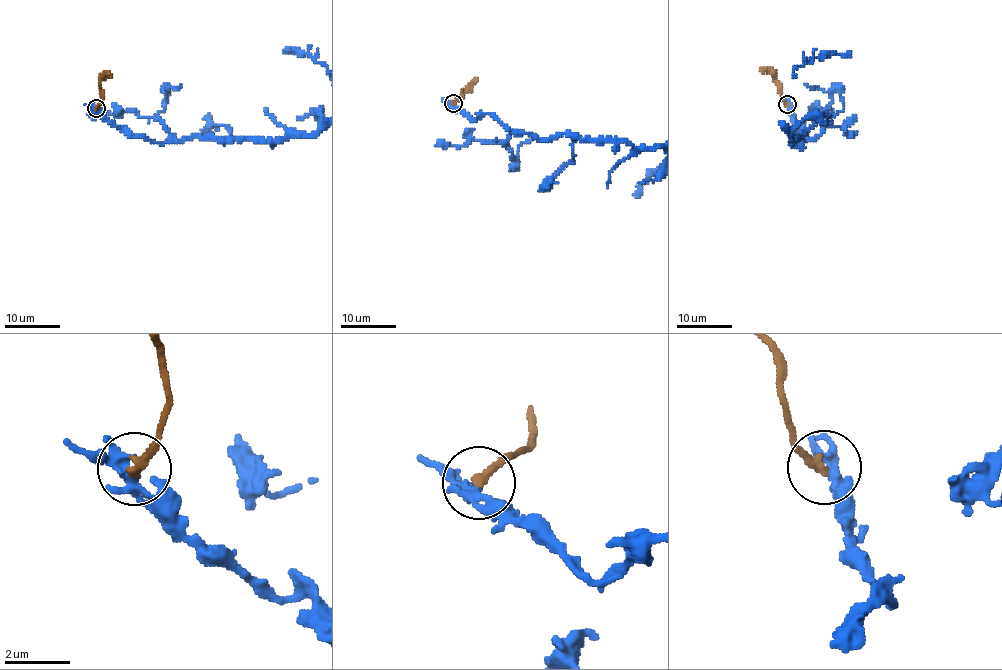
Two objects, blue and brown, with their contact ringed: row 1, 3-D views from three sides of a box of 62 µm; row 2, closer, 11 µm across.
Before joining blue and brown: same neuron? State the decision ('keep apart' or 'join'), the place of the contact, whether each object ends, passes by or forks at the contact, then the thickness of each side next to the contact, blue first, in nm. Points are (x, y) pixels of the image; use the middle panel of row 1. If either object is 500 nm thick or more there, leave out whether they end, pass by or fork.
join; at (453, 103); blue passes by; brown ends there; 320 nm thick on the blue side, 280 nm on the other

